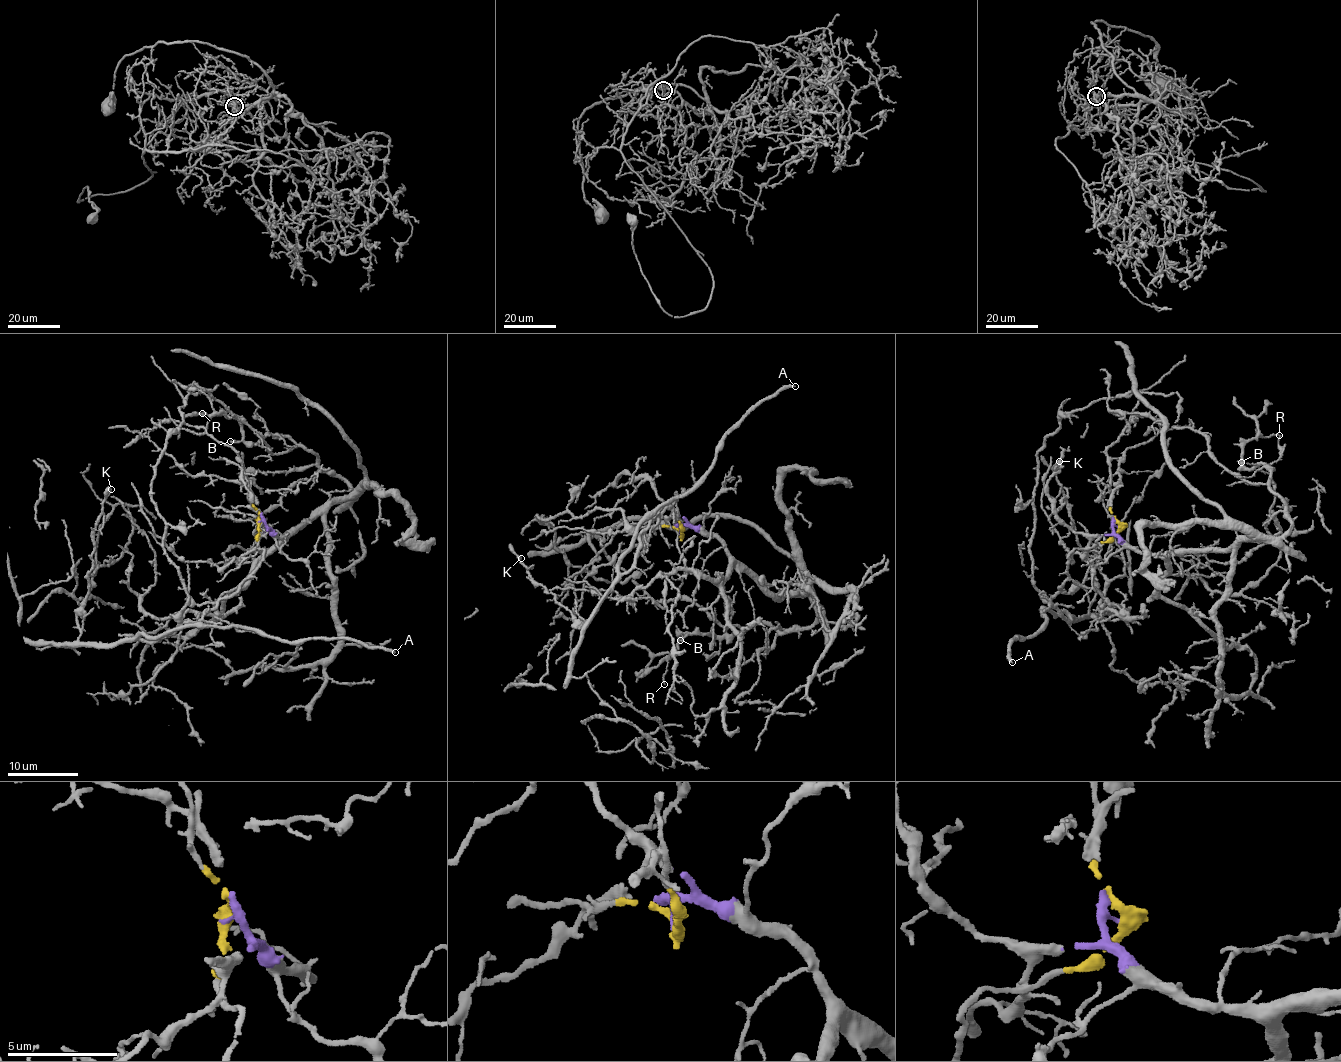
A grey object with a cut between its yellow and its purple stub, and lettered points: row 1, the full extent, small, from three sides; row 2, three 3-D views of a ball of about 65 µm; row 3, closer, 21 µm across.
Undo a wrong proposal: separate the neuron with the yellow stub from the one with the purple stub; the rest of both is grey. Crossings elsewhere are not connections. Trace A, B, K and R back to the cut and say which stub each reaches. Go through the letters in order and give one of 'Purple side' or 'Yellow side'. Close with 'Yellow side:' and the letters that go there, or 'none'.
A: Yellow side
B: Purple side
K: Yellow side
R: Purple side
Yellow side: A, K

